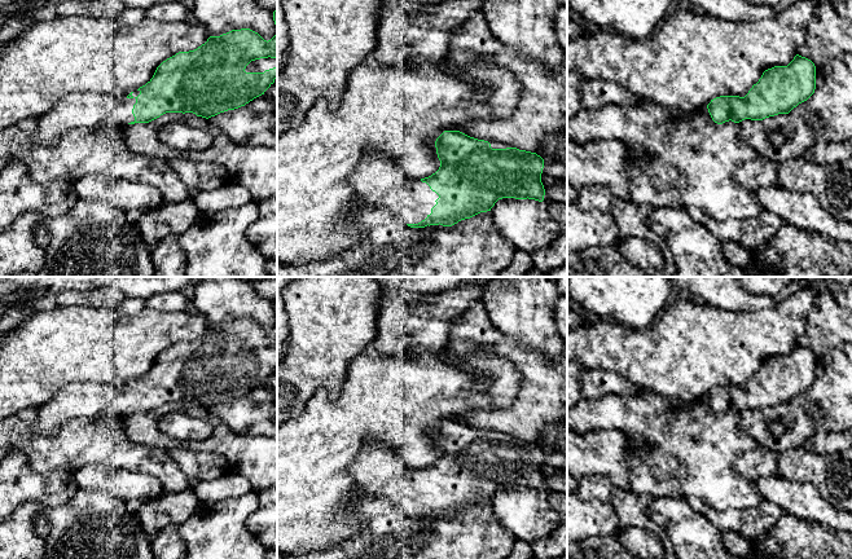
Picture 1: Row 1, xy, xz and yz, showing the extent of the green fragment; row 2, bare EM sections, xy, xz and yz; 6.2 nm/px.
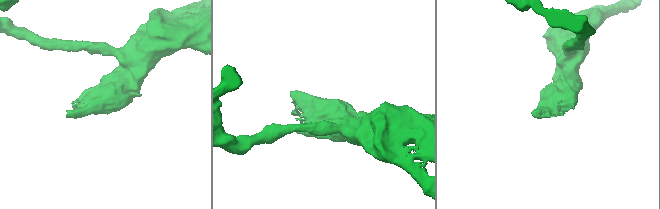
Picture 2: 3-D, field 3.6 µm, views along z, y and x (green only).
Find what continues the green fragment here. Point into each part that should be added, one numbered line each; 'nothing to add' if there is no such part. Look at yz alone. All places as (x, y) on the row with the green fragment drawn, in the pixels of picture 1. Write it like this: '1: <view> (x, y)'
nothing to add

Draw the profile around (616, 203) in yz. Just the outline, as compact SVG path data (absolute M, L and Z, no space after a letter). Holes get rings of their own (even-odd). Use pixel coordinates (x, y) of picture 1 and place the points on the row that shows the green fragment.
M614 197L611 215L618 226L618 241L611 246L567 252L567 277L650 277L650 273L631 265L623 255L622 241L628 237L642 237L655 245L663 256L667 277L675 277L676 261L669 246L645 225L653 211L654 208L647 204L634 204Z

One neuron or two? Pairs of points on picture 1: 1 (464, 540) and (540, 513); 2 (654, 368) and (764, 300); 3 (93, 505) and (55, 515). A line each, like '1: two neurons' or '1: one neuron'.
1: two neurons
2: two neurons
3: one neuron

